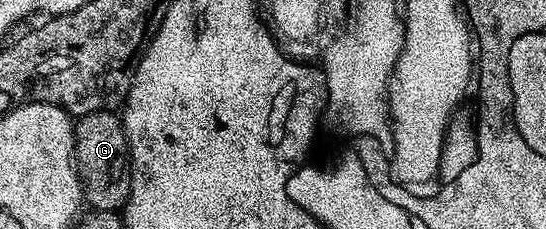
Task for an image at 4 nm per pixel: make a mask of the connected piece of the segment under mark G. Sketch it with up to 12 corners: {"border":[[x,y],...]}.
{"border":[[116,111],[76,121],[88,207],[124,209],[129,143]]}

